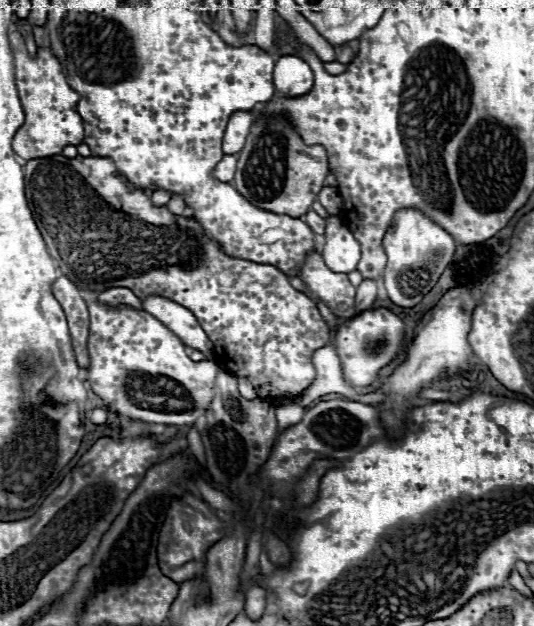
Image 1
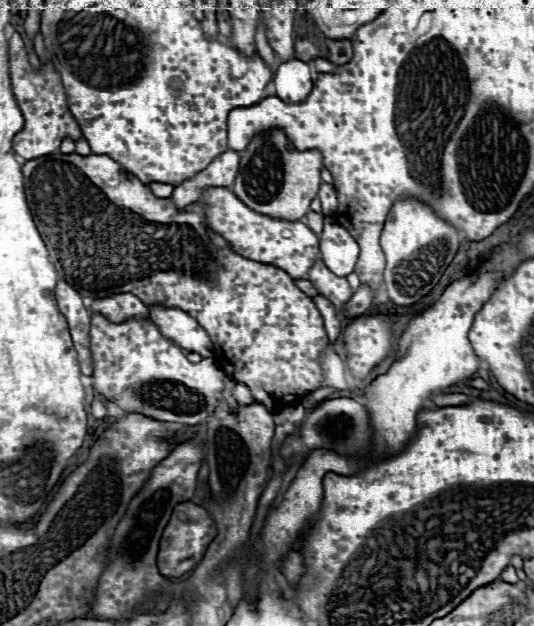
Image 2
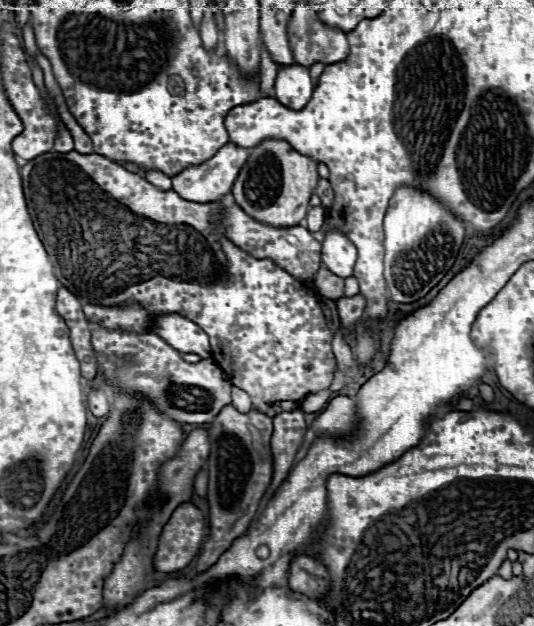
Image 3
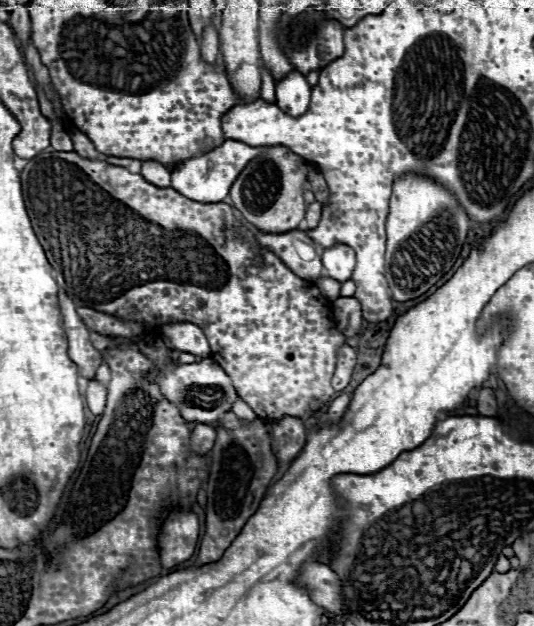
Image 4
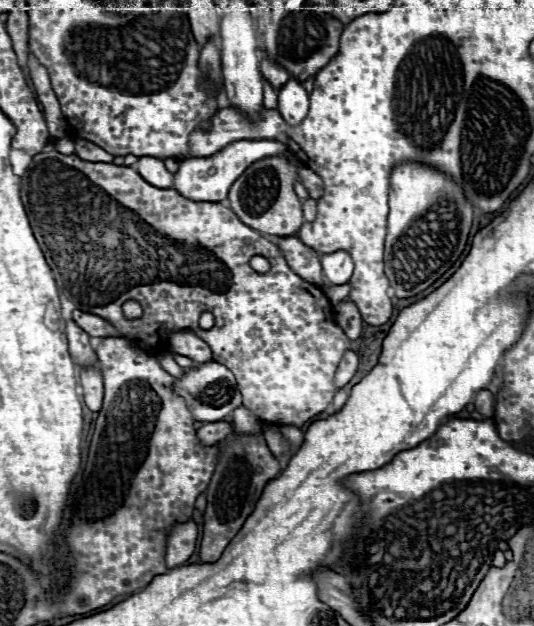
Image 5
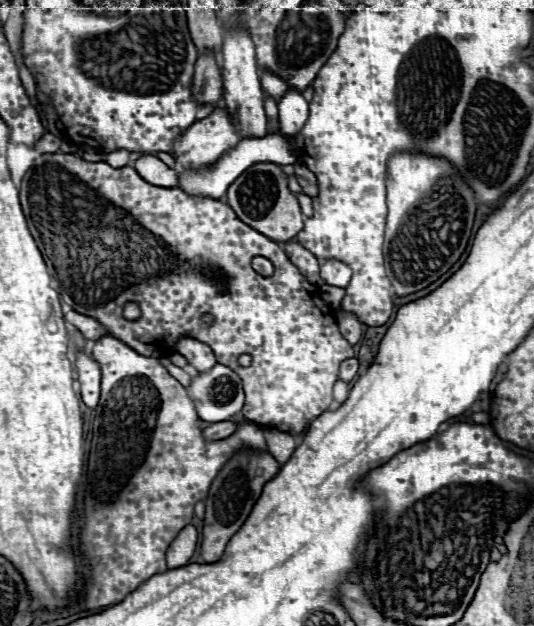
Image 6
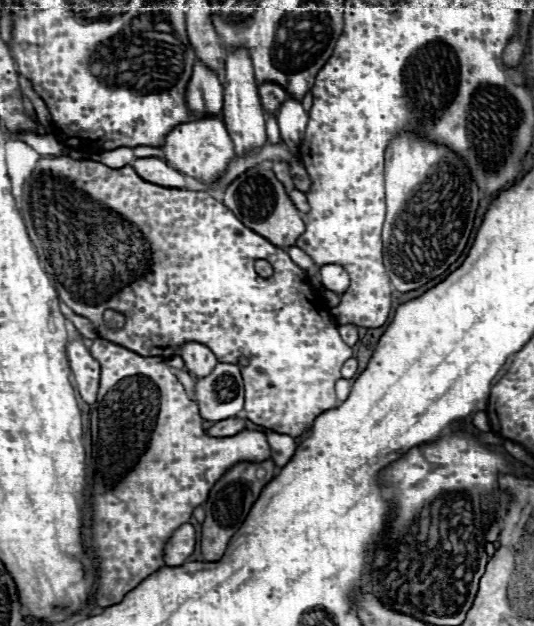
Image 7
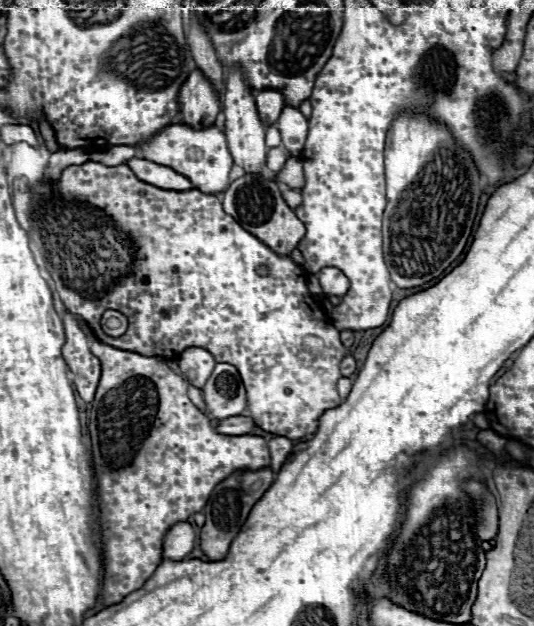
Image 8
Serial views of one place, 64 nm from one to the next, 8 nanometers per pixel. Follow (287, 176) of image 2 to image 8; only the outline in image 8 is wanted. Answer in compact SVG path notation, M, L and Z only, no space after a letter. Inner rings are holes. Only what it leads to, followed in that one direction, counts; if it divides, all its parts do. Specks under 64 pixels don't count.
M244 174L228 186L228 190L224 192L222 204L224 204L224 210L230 216L234 216L244 230L260 238L276 254L290 256L290 252L298 246L298 242L304 236L304 224L298 220L296 212L282 198L282 192L274 178L264 180L262 174Z

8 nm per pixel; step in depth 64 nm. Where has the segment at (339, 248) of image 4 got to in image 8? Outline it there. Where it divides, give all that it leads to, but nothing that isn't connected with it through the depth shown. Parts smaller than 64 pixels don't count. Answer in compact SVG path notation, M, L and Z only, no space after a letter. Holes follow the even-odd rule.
M334 266L320 270L320 284L322 284L324 294L328 294L328 296L344 296L350 286L348 278Z

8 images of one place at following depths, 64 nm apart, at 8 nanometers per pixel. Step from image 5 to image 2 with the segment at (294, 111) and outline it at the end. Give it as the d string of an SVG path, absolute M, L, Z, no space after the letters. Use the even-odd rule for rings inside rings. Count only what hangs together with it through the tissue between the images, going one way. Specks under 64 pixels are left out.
M292 58L278 66L274 74L276 96L284 102L302 102L312 90L312 74L306 62Z

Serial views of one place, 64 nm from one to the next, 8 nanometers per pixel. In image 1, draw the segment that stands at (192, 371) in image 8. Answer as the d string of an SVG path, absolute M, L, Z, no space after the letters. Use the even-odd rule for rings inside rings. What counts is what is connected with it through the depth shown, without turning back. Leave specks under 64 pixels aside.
M146 296L140 302L142 310L146 310L166 328L170 328L186 346L200 350L208 360L212 360L212 342L208 340L206 332L200 328L192 312L162 296Z

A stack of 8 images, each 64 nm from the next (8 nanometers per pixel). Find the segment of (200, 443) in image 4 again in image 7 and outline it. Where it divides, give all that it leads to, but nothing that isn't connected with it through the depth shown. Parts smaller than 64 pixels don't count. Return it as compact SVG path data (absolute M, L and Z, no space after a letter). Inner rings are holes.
M228 418L228 420L220 420L216 422L212 428L208 428L208 434L214 438L226 438L226 436L234 436L240 430L246 428L246 422L240 418Z

